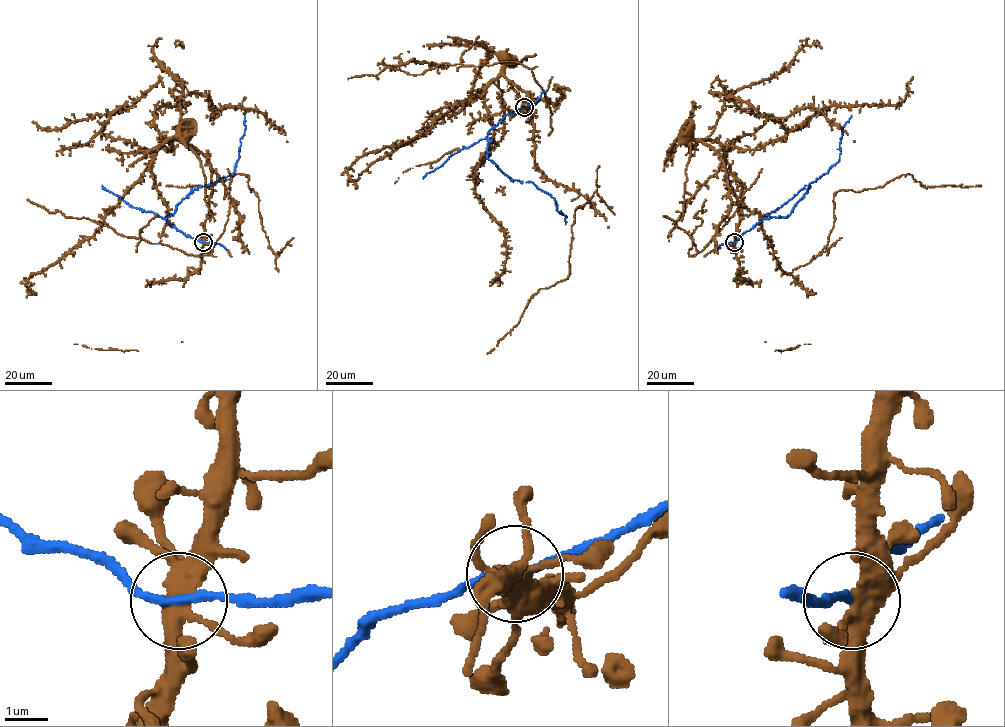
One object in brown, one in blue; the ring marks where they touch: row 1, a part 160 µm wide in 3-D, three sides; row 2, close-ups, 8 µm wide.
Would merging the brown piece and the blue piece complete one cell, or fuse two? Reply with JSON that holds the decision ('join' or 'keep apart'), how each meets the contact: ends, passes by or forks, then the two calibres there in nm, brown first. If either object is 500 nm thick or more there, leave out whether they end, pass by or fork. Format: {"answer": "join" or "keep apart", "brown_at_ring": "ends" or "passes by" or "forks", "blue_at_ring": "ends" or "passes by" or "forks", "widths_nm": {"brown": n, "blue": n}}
{"answer": "join", "brown_at_ring": "forks", "blue_at_ring": "passes by", "widths_nm": {"brown": 400, "blue": 180}}

